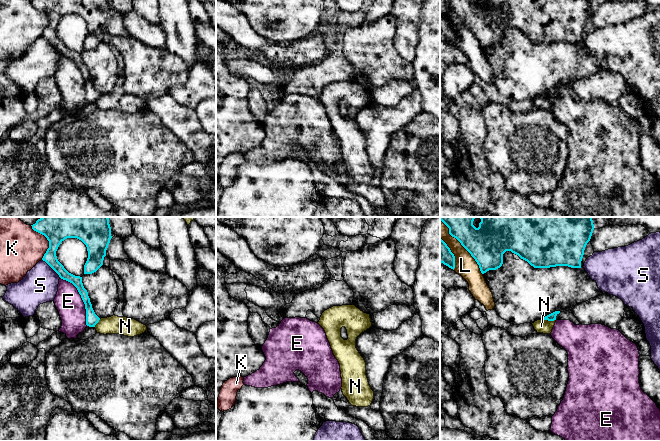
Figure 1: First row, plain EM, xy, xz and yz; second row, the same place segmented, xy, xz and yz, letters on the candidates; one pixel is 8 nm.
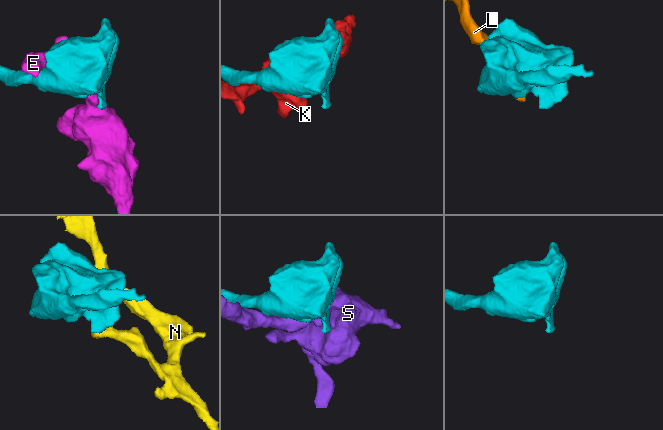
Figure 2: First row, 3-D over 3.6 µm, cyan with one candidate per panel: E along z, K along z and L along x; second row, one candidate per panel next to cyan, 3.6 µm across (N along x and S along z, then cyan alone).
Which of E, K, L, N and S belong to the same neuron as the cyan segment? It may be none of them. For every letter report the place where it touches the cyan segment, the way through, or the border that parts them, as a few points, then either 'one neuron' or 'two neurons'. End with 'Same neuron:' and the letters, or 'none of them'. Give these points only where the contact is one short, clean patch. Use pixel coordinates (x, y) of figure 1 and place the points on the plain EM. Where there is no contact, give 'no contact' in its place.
E: contact xy (82, 75); two neurons
K: contact xy (47, 15); two neurons
L: contact yz (465, 24); two neurons
N: contact yz (548, 96); border yz (540, 95), (555, 96); two neurons
S: contact xy (51, 43); two neurons
Same neuron: none of them

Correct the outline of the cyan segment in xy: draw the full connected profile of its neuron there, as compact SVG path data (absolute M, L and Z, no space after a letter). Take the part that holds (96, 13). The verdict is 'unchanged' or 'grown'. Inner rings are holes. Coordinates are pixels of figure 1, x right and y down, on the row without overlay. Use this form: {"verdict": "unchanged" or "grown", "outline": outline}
{"verdict": "unchanged", "outline": "M33 0L32 5L44 11L49 17L49 24L42 36L45 37L61 55L72 59L78 66L85 80L86 101L95 103L100 94L95 90L82 53L69 49L58 37L56 27L67 14L77 14L87 23L88 34L84 41L84 50L96 48L102 41L106 26L112 14L110 0Z"}

